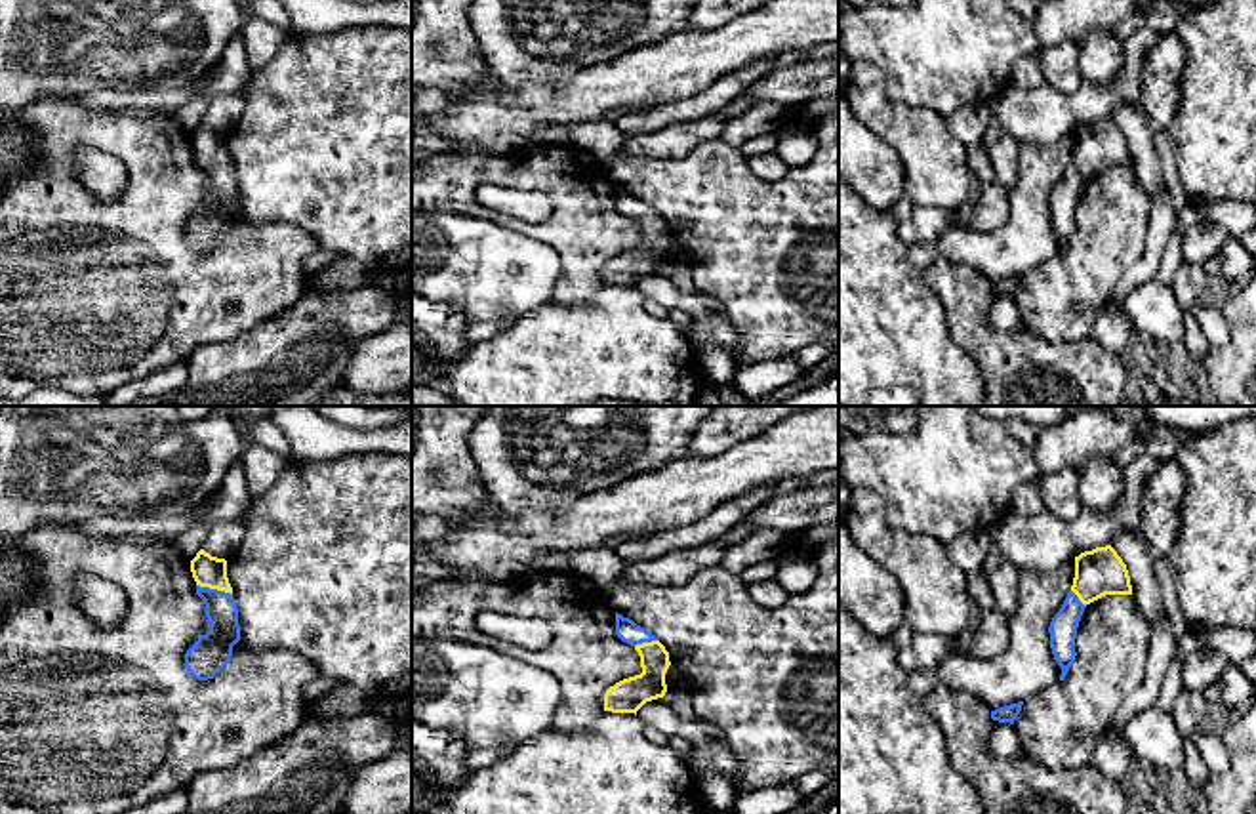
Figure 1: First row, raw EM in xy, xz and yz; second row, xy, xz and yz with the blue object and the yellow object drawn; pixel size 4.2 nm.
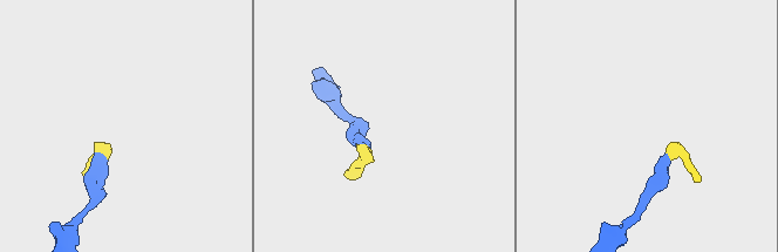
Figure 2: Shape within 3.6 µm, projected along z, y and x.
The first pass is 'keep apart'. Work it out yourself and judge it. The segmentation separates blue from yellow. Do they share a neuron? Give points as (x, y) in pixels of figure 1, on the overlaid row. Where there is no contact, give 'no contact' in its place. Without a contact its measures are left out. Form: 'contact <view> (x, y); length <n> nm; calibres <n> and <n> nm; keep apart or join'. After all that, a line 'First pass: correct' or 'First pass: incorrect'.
contact xy (214, 590); length 160 nm; calibres 150 and 130 nm; join
First pass: incorrect

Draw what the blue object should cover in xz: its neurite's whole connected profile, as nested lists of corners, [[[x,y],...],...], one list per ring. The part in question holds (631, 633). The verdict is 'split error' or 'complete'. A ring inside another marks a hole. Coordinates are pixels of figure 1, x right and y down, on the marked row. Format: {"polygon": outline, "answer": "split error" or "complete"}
{"polygon": [[[618,612],[616,635],[638,652],[642,673],[610,686],[604,694],[604,711],[637,715],[646,702],[665,696],[669,652],[650,631]]], "answer": "split error"}

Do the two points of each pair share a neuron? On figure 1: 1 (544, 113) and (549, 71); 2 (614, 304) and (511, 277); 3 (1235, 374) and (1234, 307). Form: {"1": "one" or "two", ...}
{"1": "two", "2": "two", "3": "one"}

